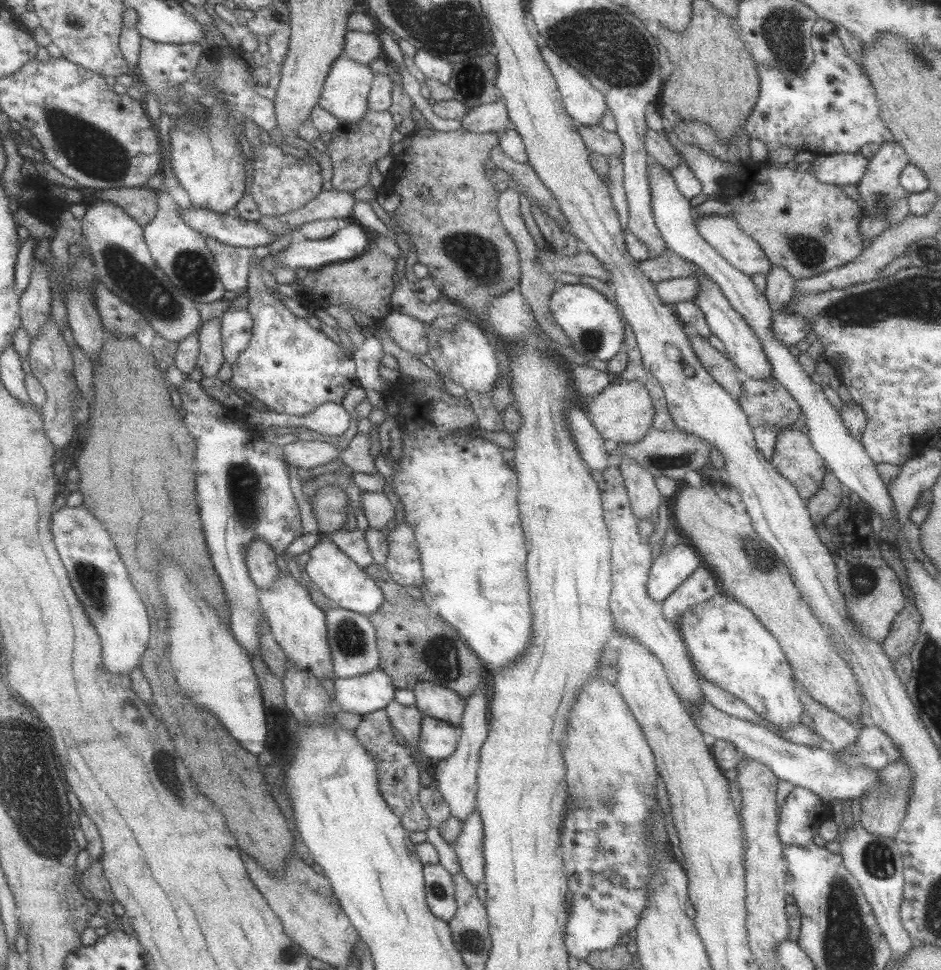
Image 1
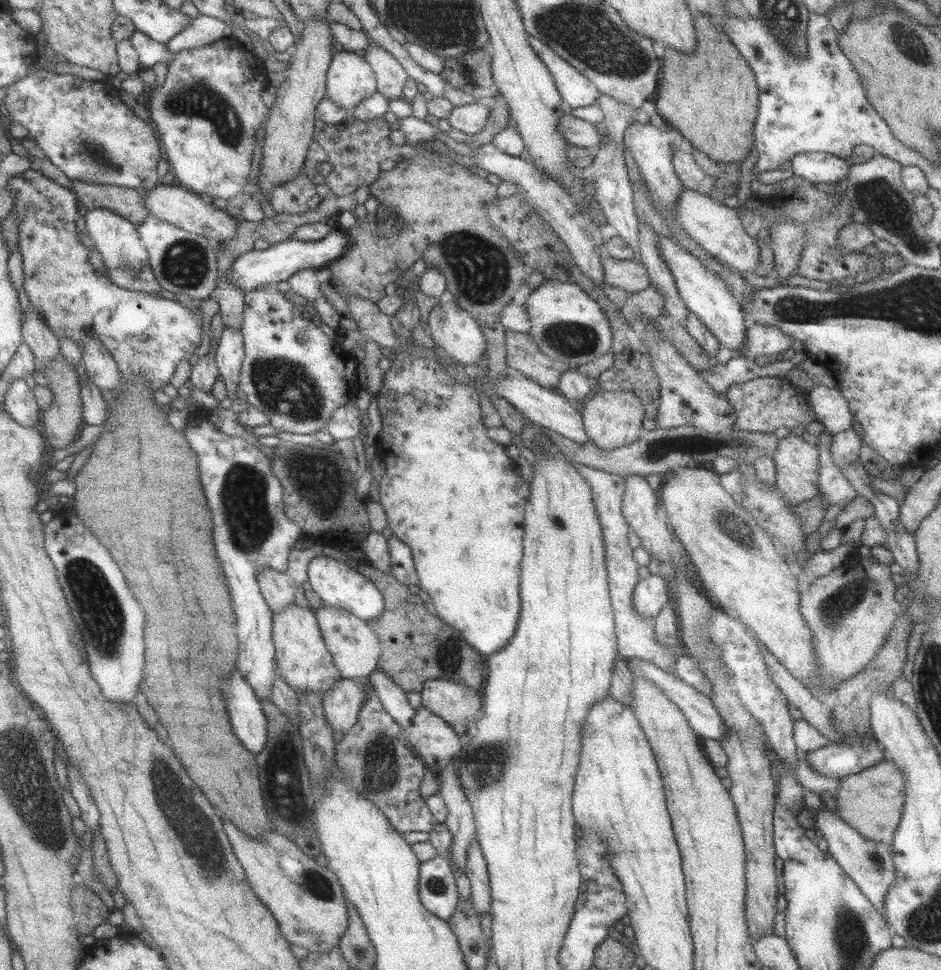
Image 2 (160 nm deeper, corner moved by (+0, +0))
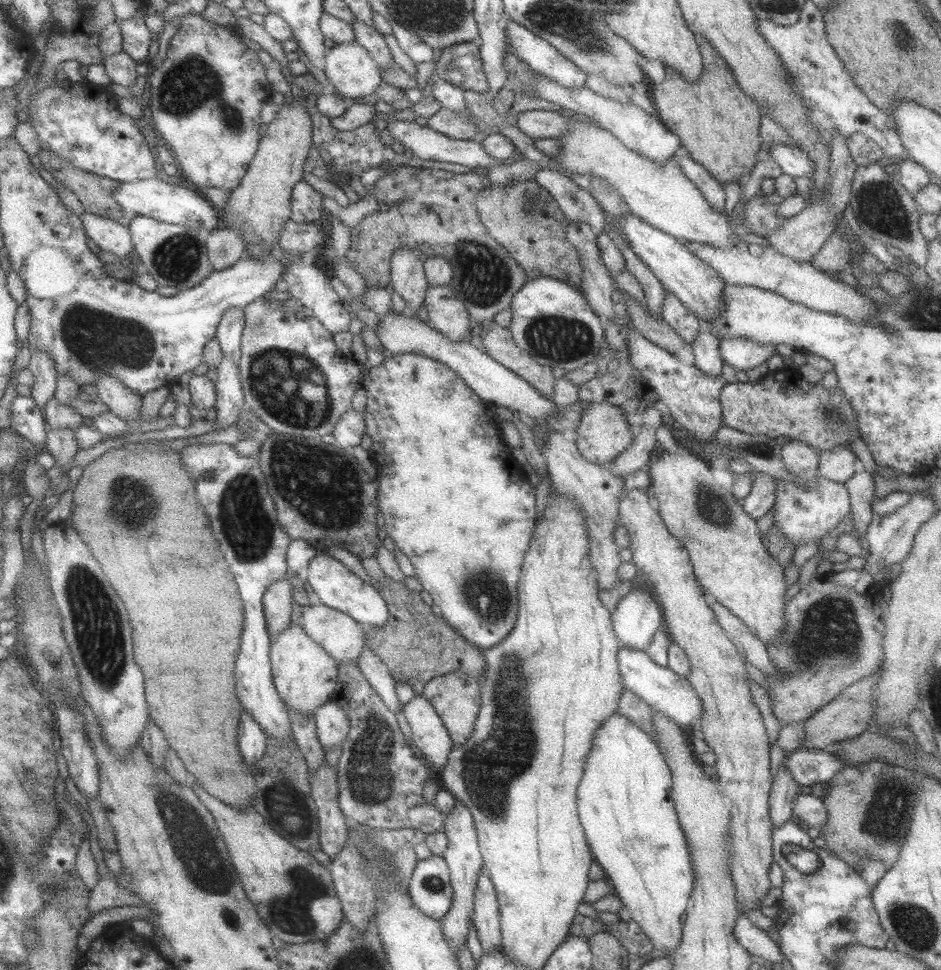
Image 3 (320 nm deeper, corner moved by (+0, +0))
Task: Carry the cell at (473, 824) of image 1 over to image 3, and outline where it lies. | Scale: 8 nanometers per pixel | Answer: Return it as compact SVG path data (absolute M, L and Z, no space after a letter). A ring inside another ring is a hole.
M482 869L474 890L473 914L471 916L478 941L484 952L500 948L500 914L496 892L489 875Z

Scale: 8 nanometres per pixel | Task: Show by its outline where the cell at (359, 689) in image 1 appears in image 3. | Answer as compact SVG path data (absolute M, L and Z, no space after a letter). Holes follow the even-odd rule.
M333 698L318 706L313 714L316 737L324 752L341 744L349 730L347 717Z

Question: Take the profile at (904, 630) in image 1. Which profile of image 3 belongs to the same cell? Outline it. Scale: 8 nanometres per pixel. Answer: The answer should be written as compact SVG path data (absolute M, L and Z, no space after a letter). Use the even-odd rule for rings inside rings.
M880 667L860 681L854 682L852 685L840 690L840 693L836 694L831 699L831 702L824 704L808 719L805 719L799 748L828 749L830 744L833 744L835 741L848 739L865 731L874 711L872 690L879 677Z

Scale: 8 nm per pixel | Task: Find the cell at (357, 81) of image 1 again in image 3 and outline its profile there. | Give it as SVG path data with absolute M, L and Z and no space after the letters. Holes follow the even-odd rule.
M355 42L337 43L327 50L323 73L344 99L355 100L370 95L382 83L380 70L365 48Z

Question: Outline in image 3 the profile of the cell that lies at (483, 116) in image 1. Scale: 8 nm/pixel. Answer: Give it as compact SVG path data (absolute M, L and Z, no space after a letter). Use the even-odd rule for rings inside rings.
M442 107L426 122L426 125L435 132L457 140L473 140L477 133L474 124L469 117L463 118Z

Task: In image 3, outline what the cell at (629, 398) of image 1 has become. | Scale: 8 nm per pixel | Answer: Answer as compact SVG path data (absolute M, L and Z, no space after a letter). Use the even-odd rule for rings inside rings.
M608 402L589 403L585 405L580 423L576 428L577 437L574 441L578 453L591 464L602 465L614 460L623 452L623 449L631 446L633 436L628 433L628 424L623 411L618 406L611 406Z

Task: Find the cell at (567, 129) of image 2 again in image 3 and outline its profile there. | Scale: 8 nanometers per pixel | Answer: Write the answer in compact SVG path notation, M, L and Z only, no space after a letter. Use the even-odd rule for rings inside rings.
M527 110L515 118L515 126L527 136L536 138L561 138L567 131L567 118L549 110Z

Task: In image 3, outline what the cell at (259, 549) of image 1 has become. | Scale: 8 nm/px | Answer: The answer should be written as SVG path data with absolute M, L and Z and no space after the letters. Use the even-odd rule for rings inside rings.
M289 578L275 581L262 597L263 614L268 635L274 638L291 622L291 591Z

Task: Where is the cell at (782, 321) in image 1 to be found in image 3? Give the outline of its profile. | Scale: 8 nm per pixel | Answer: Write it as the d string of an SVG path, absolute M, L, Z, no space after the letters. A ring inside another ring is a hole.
M721 338L718 344L721 360L734 370L751 370L775 352L773 344L757 344L746 338Z

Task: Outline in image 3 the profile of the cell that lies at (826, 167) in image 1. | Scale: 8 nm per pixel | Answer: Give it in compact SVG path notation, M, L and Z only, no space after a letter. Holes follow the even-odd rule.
M773 143L768 148L768 157L779 165L782 174L791 177L809 178L815 172L808 155L787 143Z

